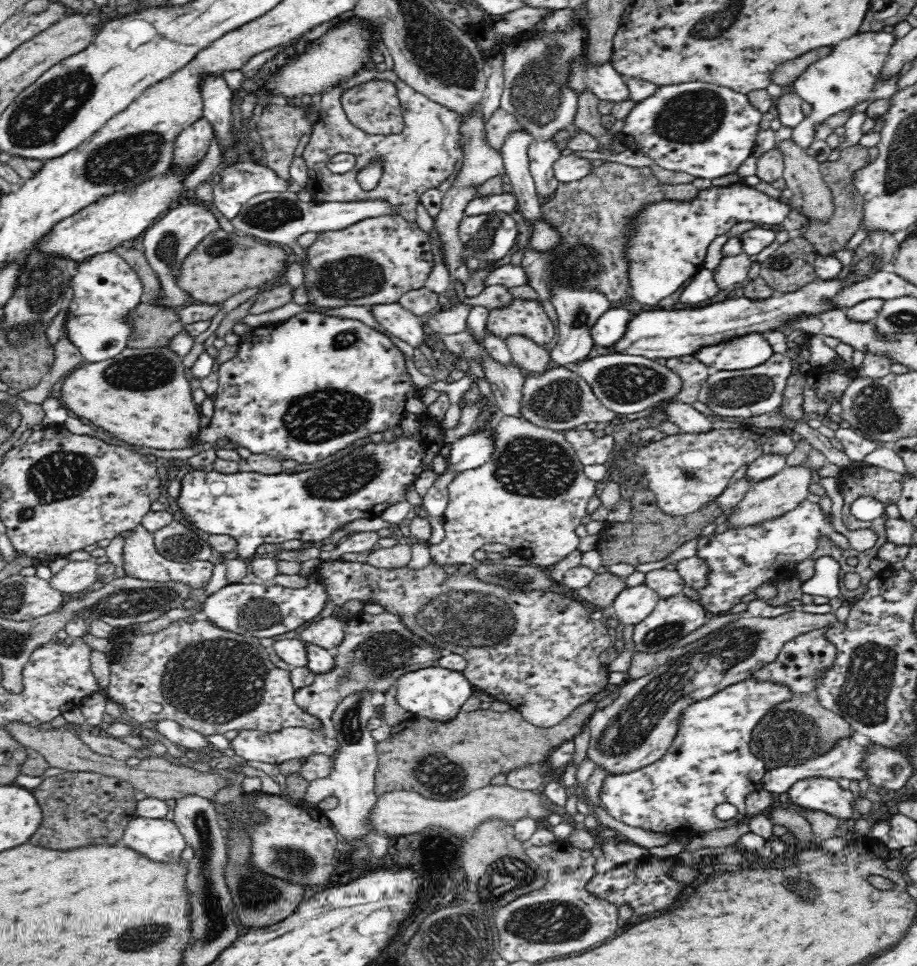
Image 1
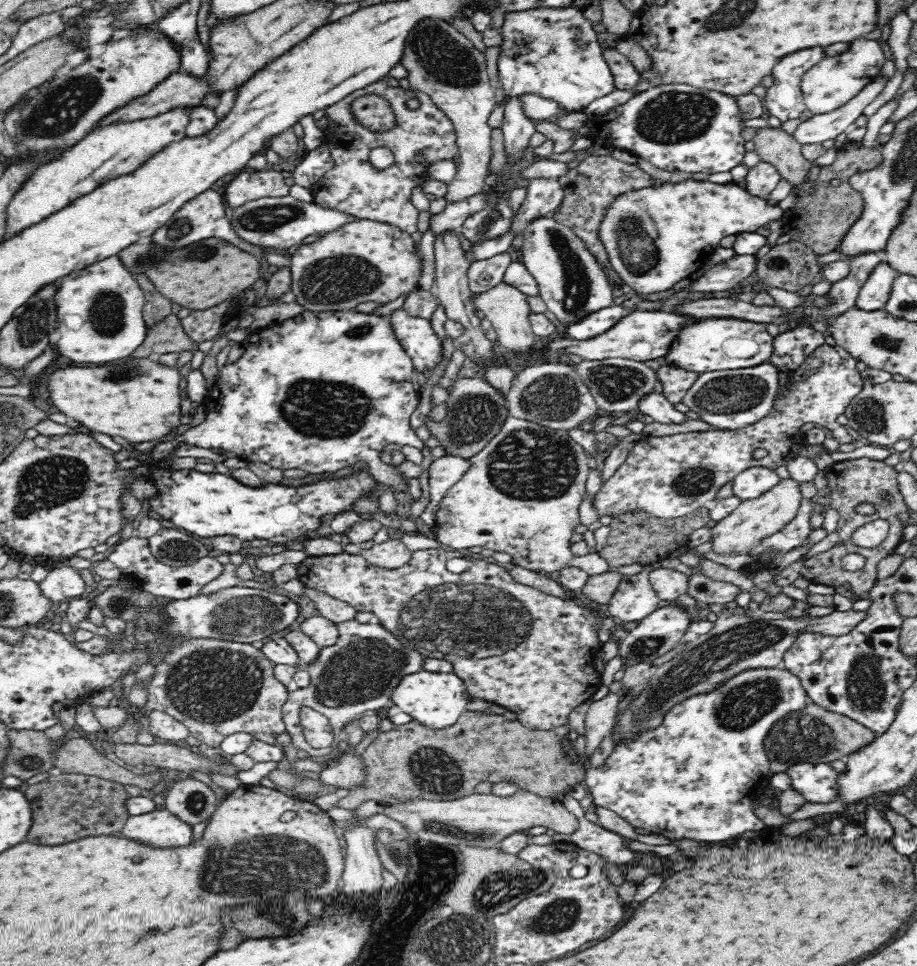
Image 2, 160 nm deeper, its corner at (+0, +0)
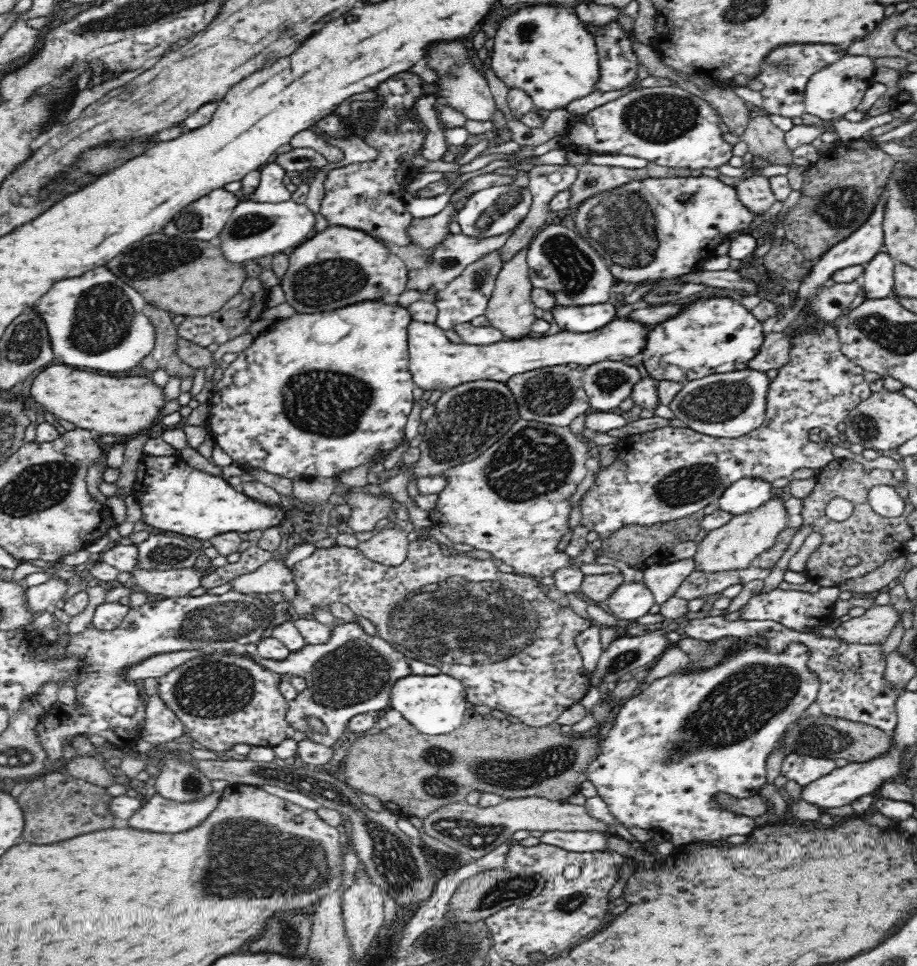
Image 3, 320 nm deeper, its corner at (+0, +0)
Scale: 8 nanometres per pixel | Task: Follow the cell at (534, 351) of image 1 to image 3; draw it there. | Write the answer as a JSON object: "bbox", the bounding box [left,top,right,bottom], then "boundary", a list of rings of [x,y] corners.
{"bbox":[485,247,537,340],"boundary":[[[524,247],[516,252],[510,260],[506,260],[499,270],[496,278],[496,286],[492,298],[488,301],[485,316],[490,325],[502,332],[507,339],[519,340],[531,336],[532,324],[537,320],[535,316],[535,303],[532,301],[533,284],[529,278],[529,266],[527,263],[527,250]]]}

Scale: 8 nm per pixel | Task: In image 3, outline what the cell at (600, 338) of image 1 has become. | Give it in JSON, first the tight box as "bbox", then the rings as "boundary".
{"bbox":[550,301,616,333],"boundary":[[[608,301],[598,306],[553,306],[550,311],[562,331],[574,333],[599,330],[616,318],[616,308]]]}

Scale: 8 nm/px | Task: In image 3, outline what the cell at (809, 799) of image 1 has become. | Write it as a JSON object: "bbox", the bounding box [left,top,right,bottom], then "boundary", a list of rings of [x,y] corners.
{"bbox":[781,750,836,787],"boundary":[[[794,750],[786,755],[781,768],[781,776],[794,780],[804,787],[810,782],[815,782],[818,778],[830,774],[836,768],[836,762],[832,759],[816,758],[816,756]]]}

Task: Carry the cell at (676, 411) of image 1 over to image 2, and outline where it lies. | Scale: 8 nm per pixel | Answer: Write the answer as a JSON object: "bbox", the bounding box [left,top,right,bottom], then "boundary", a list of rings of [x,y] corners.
{"bbox":[637,389,687,424],"boundary":[[[659,389],[650,390],[646,396],[642,396],[637,408],[643,415],[652,417],[655,422],[682,424],[687,421],[685,414],[677,412]]]}

